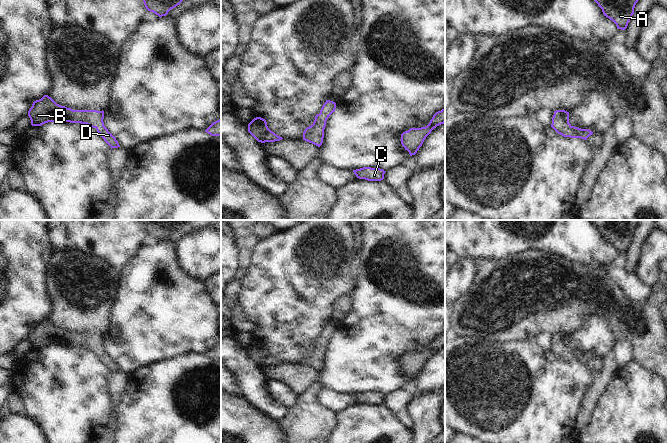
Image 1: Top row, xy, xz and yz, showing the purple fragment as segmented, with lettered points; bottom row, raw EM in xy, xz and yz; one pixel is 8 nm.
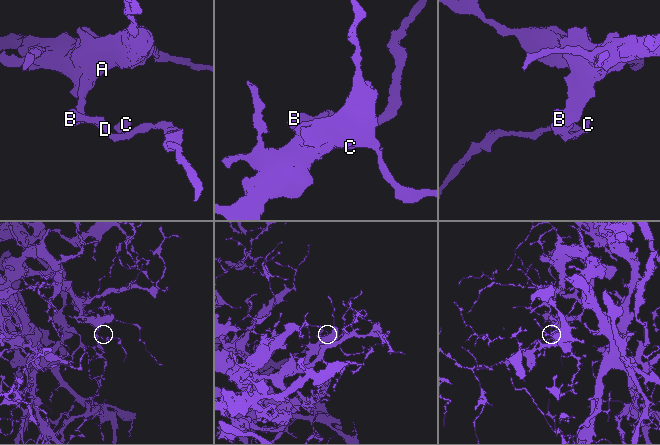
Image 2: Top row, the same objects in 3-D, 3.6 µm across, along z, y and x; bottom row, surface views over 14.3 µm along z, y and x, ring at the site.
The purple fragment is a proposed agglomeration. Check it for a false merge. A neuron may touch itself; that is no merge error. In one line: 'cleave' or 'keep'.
keep

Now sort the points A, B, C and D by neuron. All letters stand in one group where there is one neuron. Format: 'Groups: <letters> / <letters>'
Groups: A B C D.

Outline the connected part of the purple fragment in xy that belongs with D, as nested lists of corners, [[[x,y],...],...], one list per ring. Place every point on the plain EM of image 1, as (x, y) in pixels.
[[[44,319],[33,326],[28,335],[32,350],[48,346],[70,346],[89,349],[97,354],[104,365],[112,372],[120,371],[116,362],[104,350],[104,335],[73,334],[57,328],[51,321]]]

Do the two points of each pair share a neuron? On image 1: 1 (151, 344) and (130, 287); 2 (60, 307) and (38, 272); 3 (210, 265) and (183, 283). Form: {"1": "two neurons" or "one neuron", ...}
{"1": "one neuron", "2": "two neurons", "3": "two neurons"}

